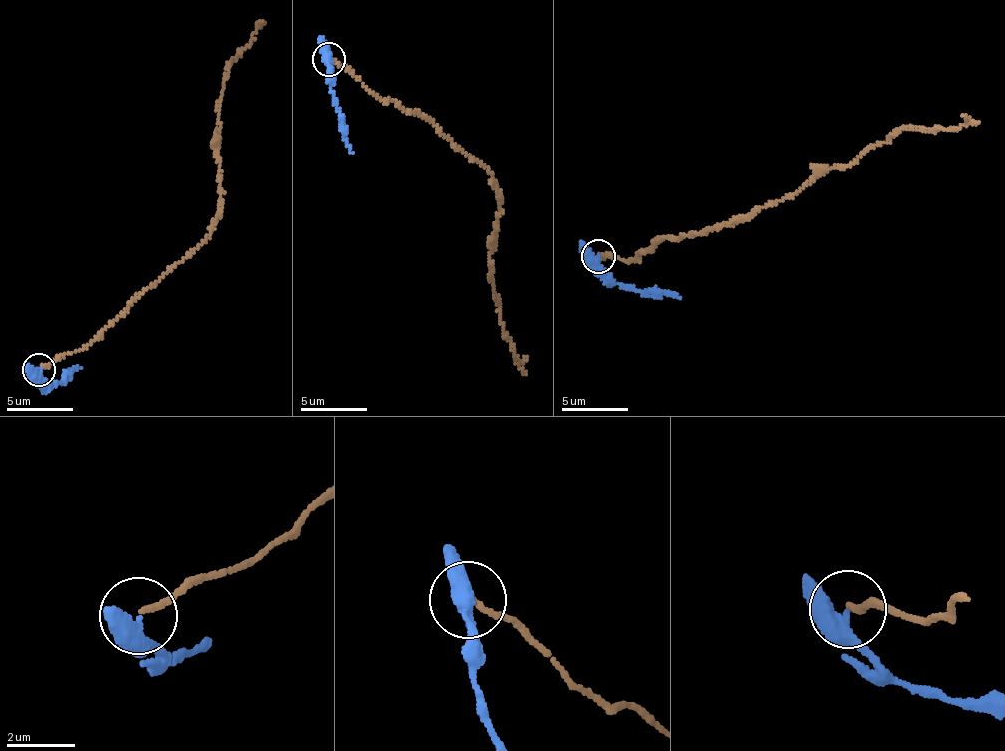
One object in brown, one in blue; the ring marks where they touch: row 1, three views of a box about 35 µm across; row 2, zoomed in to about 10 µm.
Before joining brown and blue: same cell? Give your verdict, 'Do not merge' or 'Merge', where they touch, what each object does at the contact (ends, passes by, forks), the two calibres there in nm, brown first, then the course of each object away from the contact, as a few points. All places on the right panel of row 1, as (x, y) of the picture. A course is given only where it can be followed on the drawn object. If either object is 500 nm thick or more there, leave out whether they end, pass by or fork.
Do not merge. Place: (598, 256). At the ring brown ends. At the ring blue passes by. Thickness 150 nm (brown) against 360 nm. Course of brown: (599, 255), (628, 263), (666, 236), (678, 240), (743, 221), (903, 129), (978, 123). Course of blue: (599, 255), (618, 284), (680, 299)

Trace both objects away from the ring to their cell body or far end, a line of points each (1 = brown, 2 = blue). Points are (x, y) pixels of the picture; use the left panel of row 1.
1: (38, 368), (86, 348), (210, 231), (221, 178), (214, 137), (224, 76), (265, 22)
2: (38, 368), (48, 387), (81, 368)

